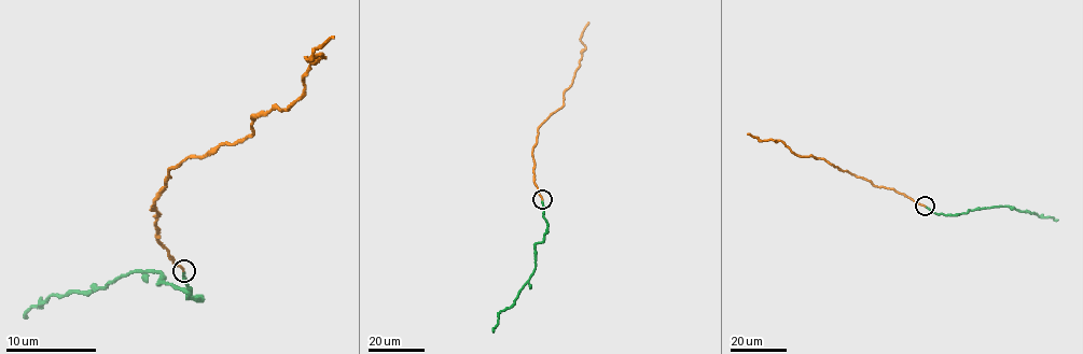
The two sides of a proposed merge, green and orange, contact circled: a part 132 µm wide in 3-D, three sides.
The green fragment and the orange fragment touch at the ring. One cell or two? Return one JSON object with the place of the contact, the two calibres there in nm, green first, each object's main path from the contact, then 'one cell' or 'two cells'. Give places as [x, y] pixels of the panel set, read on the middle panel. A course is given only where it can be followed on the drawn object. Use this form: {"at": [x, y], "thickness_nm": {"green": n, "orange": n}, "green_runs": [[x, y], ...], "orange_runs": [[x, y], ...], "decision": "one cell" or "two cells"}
{"at": [542, 199], "thickness_nm": {"green": 220, "orange": 150}, "green_runs": [[542, 199], [547, 232], [543, 240], [535, 245], [533, 272], [515, 301], [499, 313], [493, 331]], "orange_runs": [[542, 199], [533, 171], [538, 129], [564, 104], [564, 93], [586, 48], [580, 37], [588, 22]], "decision": "two cells"}

